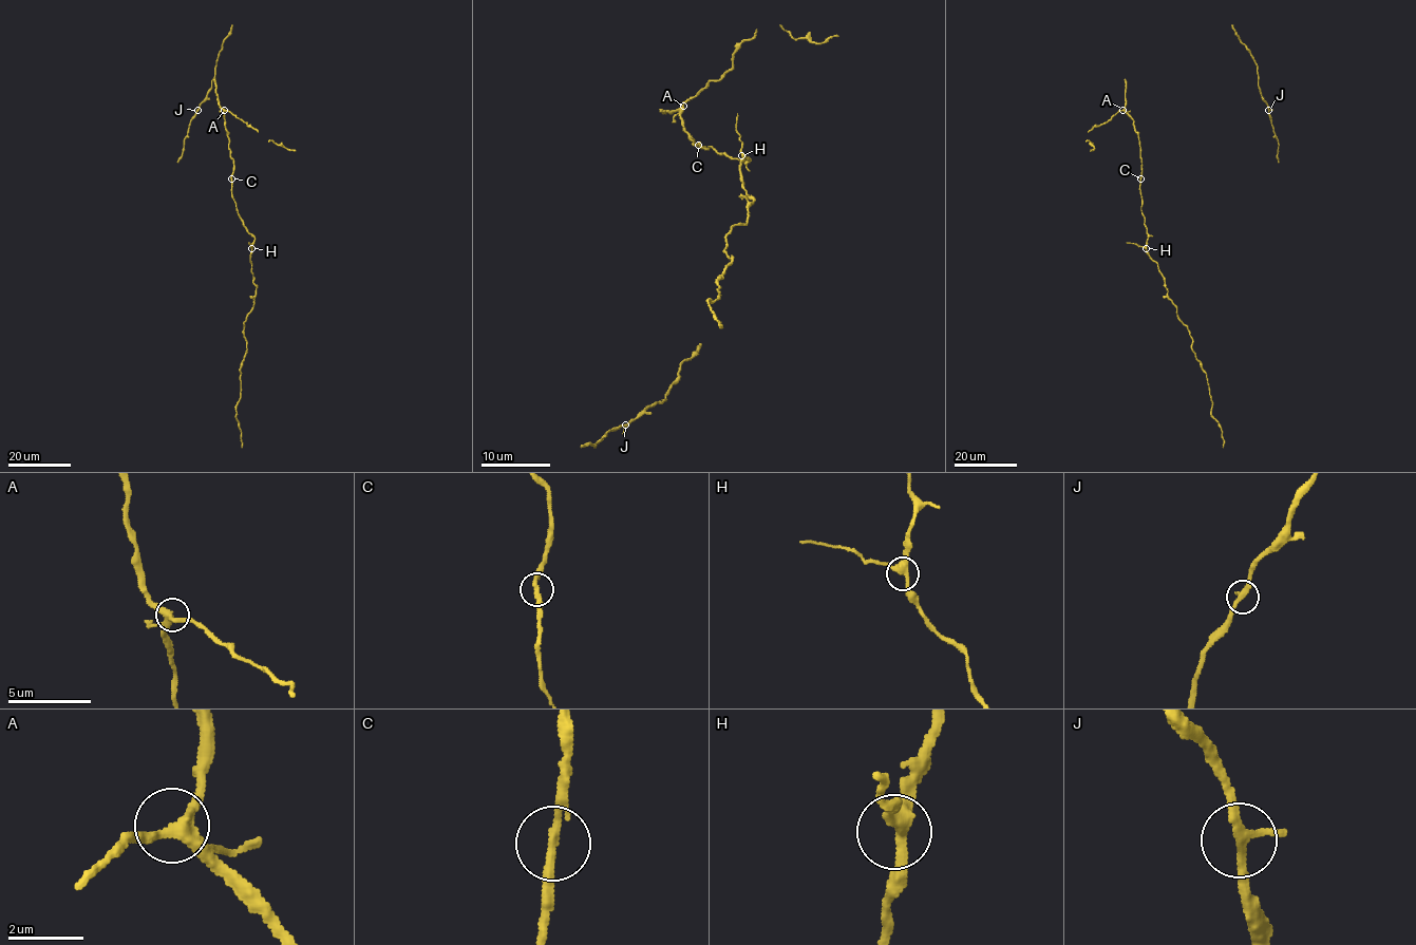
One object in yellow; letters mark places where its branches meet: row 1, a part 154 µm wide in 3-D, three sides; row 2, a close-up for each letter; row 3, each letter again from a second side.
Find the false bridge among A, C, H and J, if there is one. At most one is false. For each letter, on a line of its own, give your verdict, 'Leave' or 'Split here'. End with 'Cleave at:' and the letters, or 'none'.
A: Leave
C: Leave
H: Leave
J: Leave
Cleave at: none

